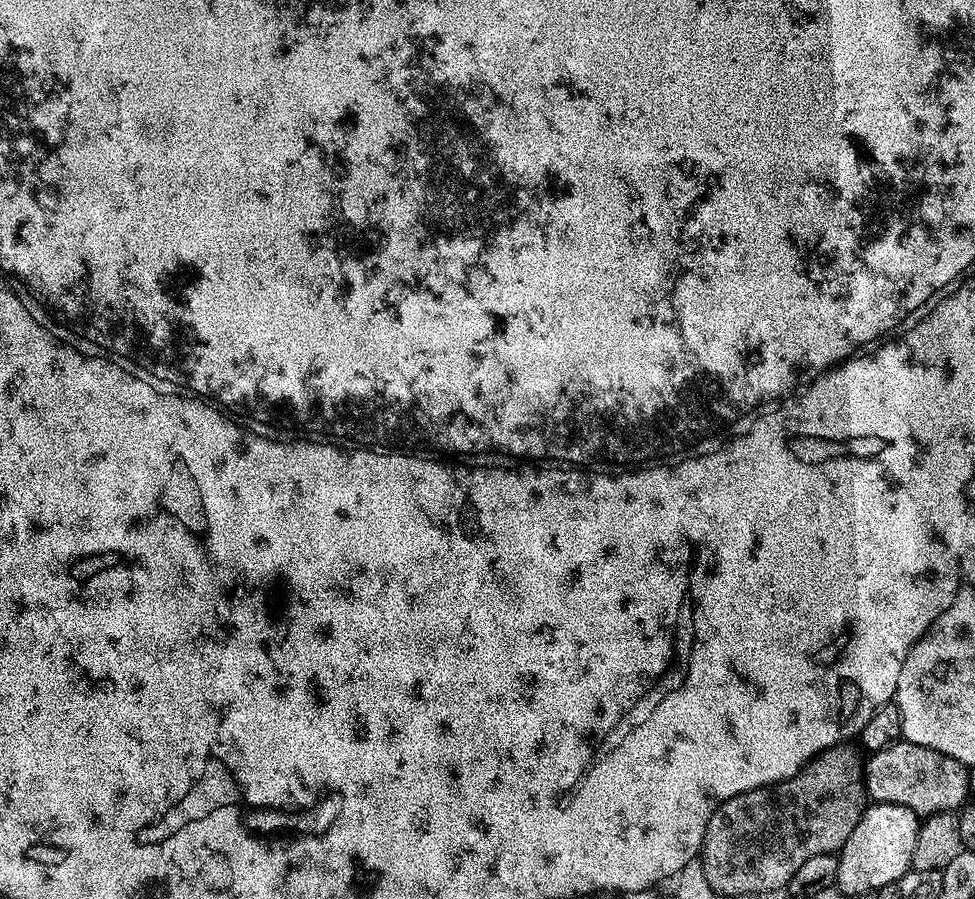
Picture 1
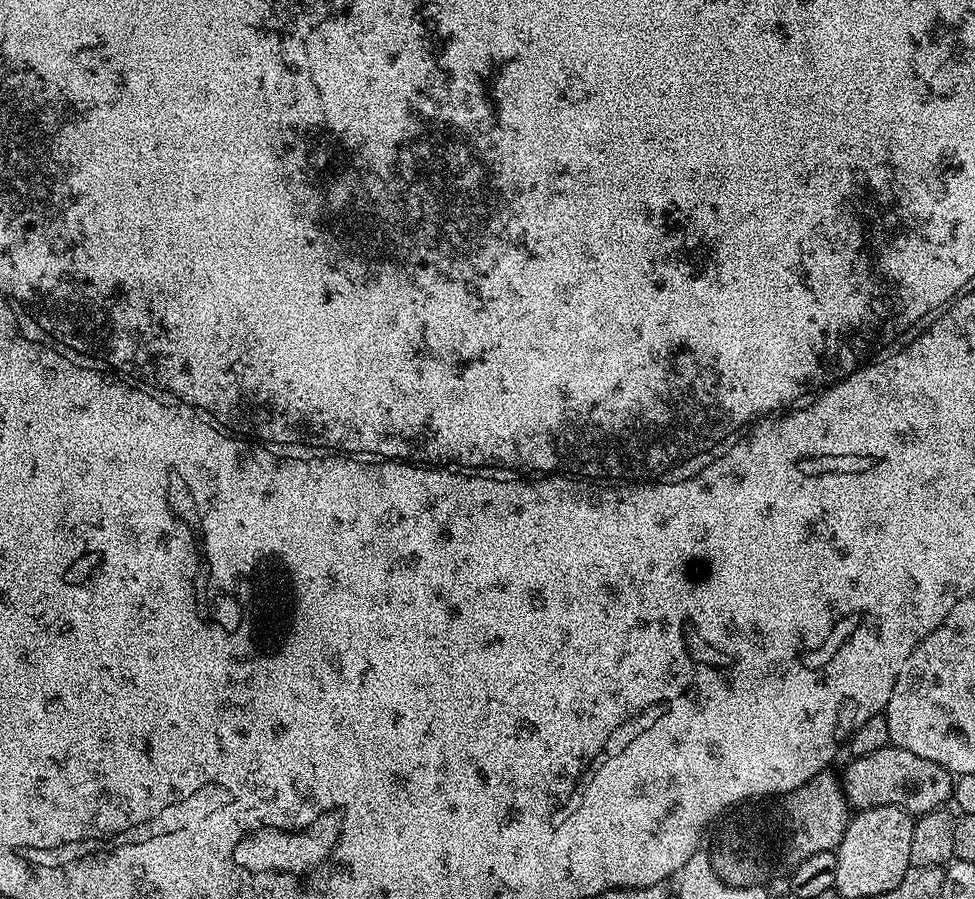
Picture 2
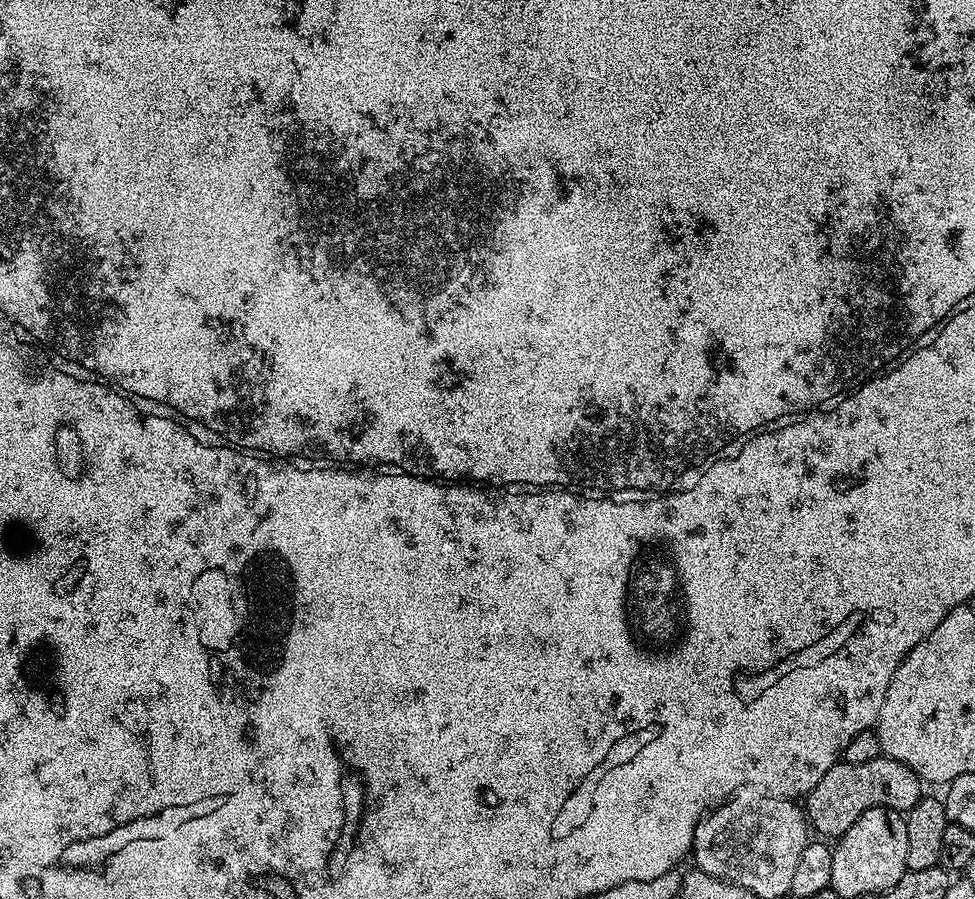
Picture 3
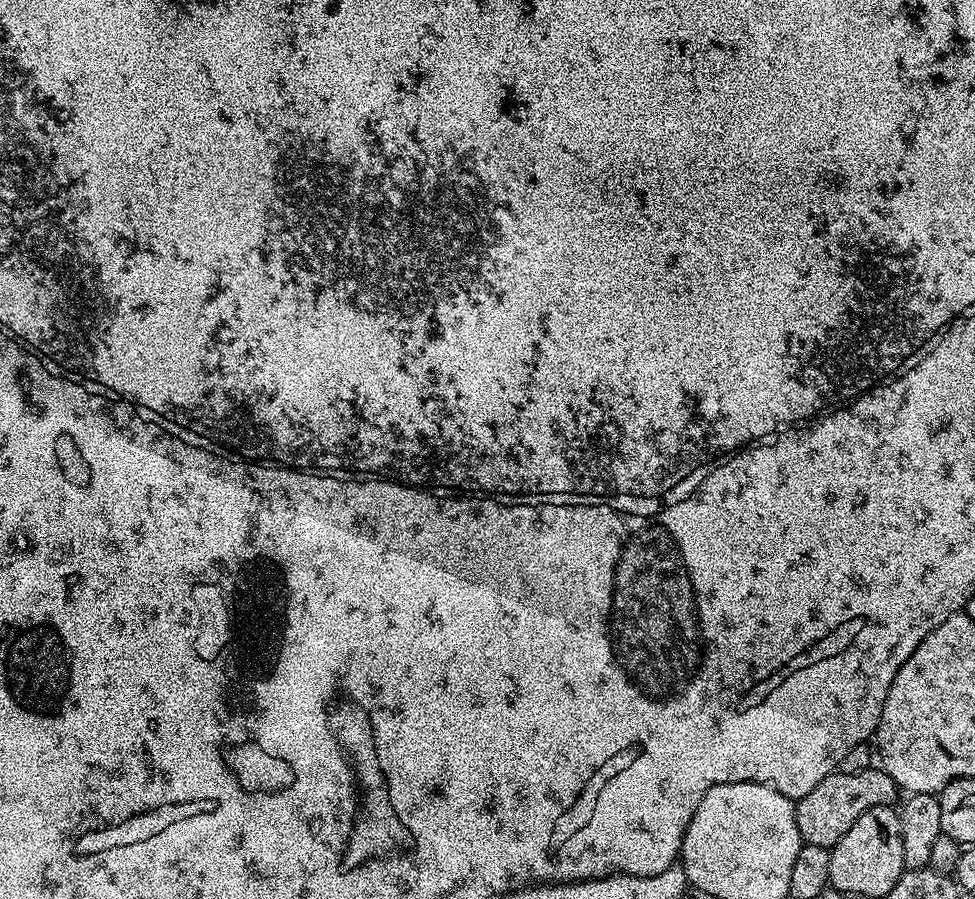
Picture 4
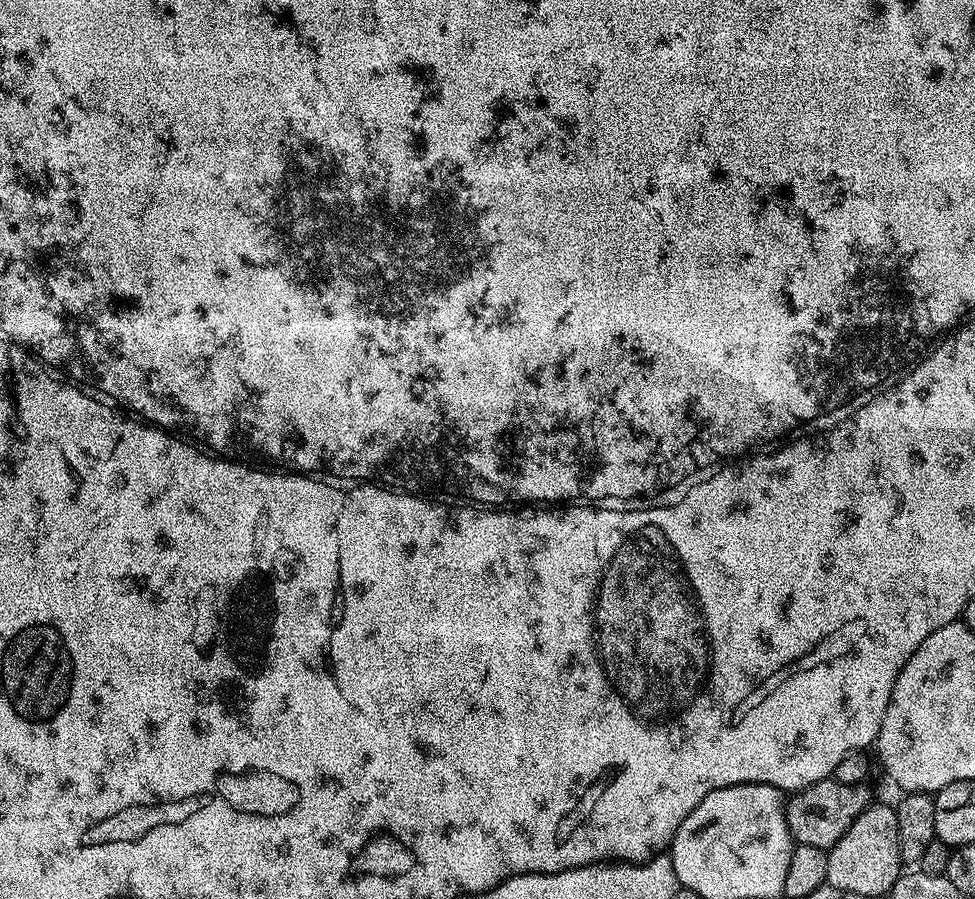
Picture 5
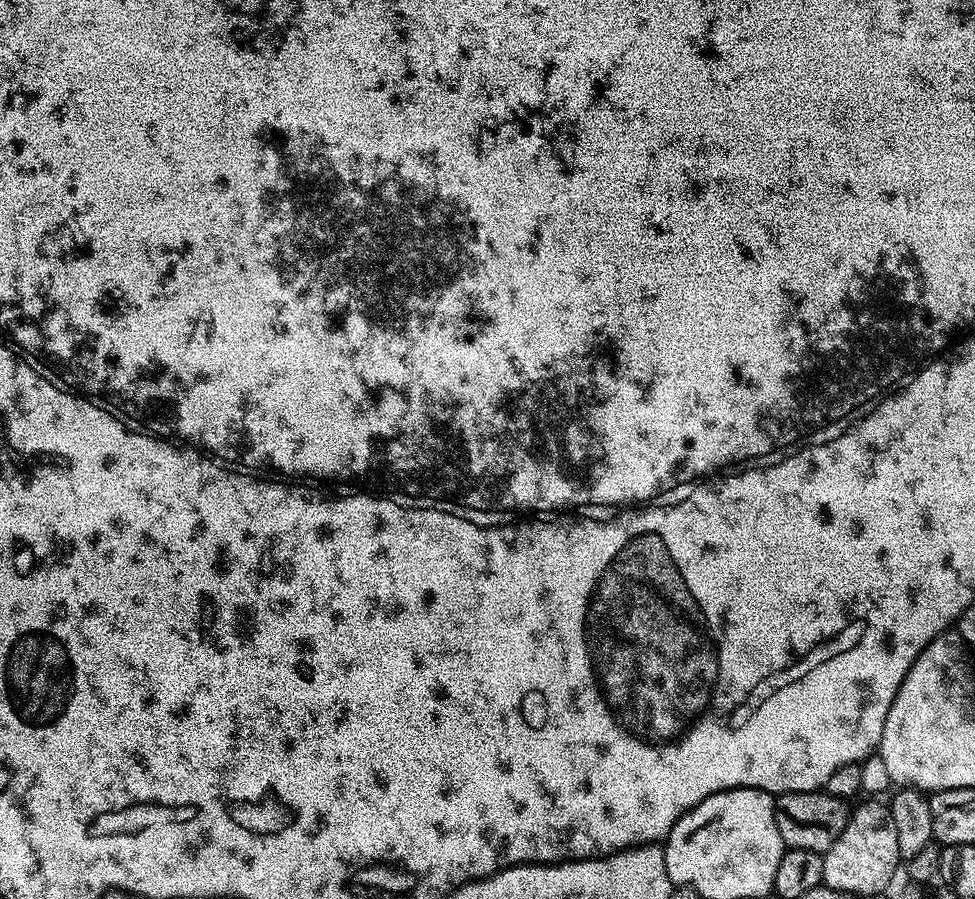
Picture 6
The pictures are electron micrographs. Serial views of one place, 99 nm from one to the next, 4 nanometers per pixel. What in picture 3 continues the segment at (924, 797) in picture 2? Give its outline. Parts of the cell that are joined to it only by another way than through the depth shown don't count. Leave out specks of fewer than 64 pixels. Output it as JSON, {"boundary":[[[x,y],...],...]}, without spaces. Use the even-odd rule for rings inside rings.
{"boundary":[[[881,754],[874,758],[874,762],[862,762],[861,764],[839,763],[830,766],[826,774],[814,786],[806,797],[806,819],[811,831],[816,832],[817,837],[838,838],[850,826],[854,826],[856,819],[866,810],[871,808],[893,808],[895,812],[904,814],[908,809],[922,799],[922,781],[915,772],[909,772],[902,764],[889,760]]]}

